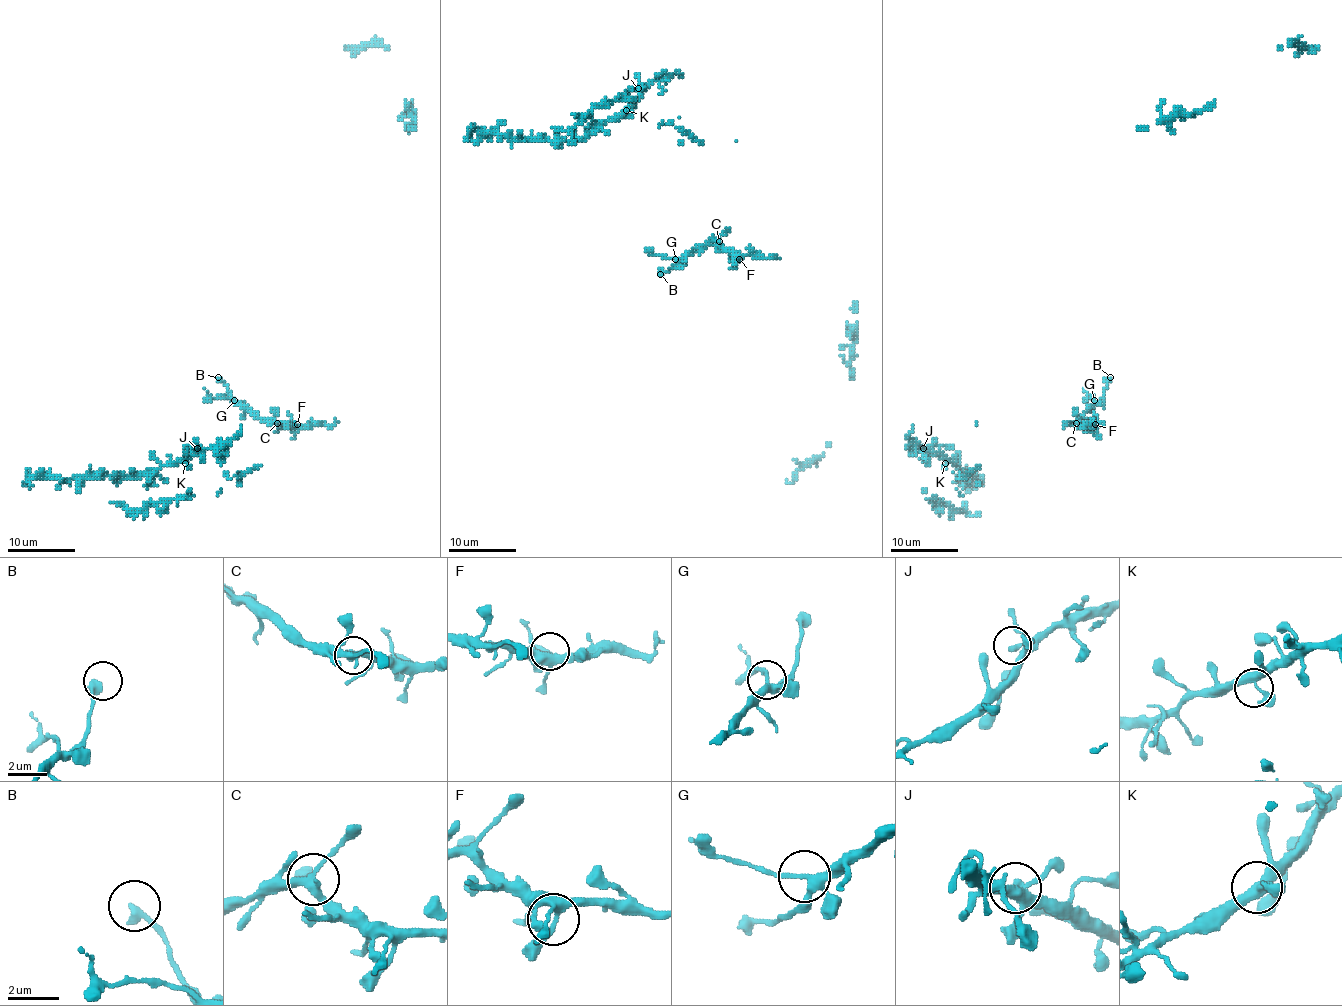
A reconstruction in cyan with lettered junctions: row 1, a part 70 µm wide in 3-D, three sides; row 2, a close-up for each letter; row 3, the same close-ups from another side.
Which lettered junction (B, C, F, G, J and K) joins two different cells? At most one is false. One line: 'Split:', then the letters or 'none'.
Split: G

